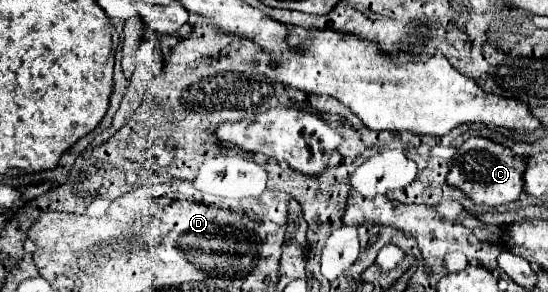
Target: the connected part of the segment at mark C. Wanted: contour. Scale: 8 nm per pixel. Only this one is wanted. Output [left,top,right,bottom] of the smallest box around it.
[448,137,526,207]

